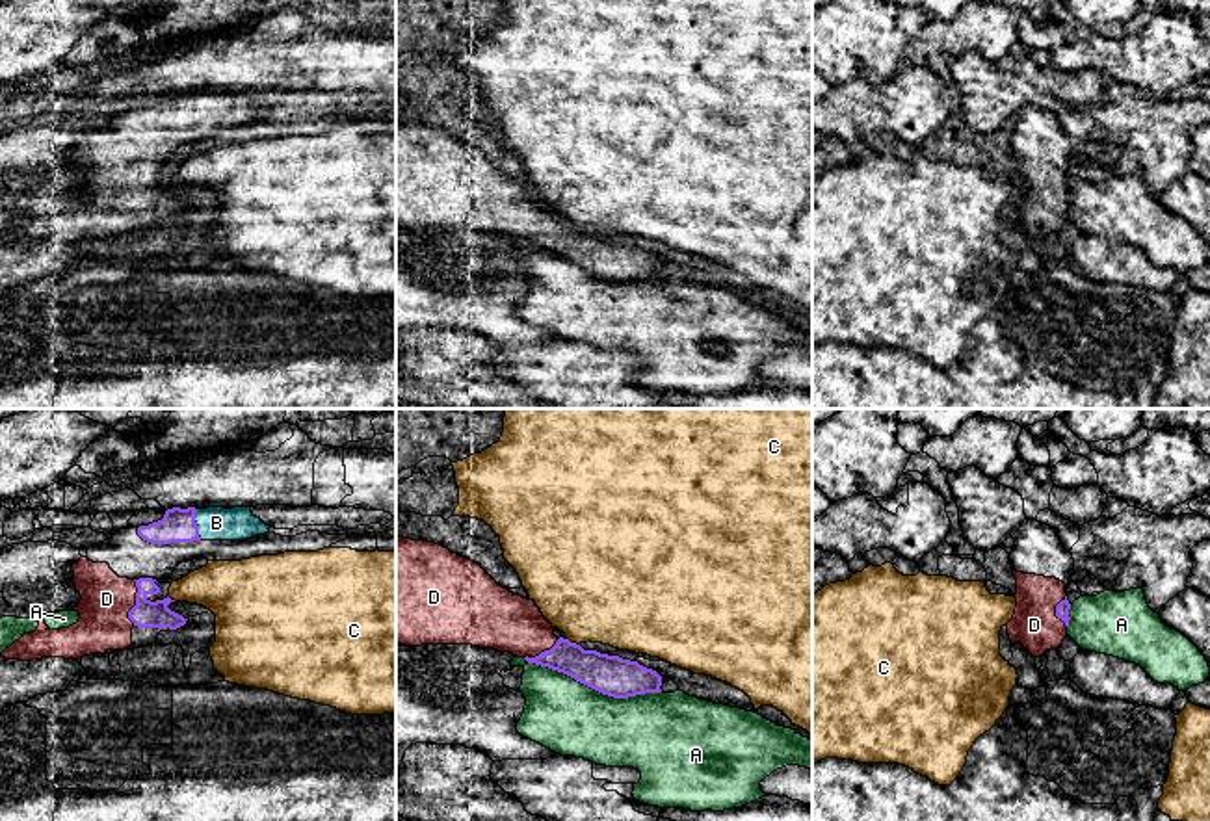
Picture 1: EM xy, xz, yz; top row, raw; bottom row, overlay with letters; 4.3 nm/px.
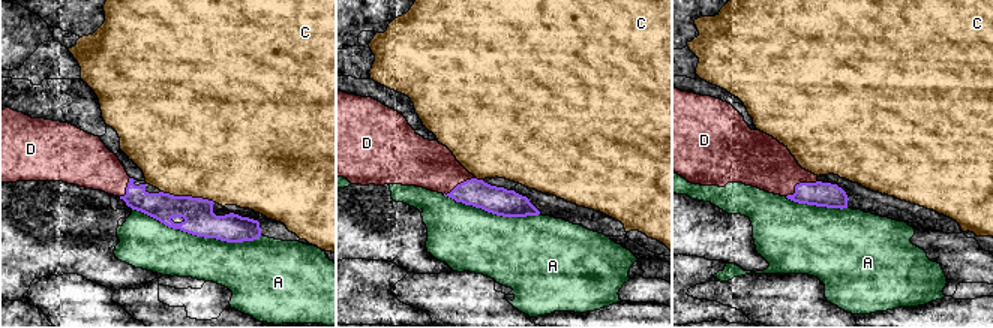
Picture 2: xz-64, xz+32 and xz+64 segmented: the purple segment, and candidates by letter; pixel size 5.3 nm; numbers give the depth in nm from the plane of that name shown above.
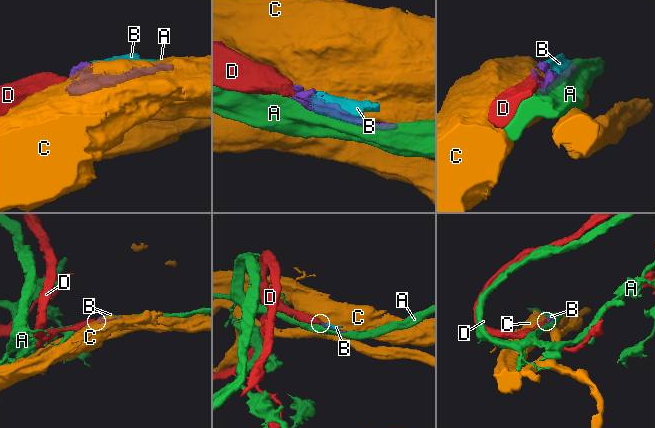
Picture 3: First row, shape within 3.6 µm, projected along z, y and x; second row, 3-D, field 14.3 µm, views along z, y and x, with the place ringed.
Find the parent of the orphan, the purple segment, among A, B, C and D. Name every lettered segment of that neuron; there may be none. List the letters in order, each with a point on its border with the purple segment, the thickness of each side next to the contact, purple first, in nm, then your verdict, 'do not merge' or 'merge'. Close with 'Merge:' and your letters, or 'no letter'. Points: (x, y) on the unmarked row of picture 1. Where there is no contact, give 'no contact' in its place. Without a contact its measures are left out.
A: xz (591, 272) | 180/320 nm | do not merge
B: xy (196, 108) | 140/140 nm | merge
C: xz (573, 227) | 180/440 nm | do not merge
D: xy (136, 186) | 120/220 nm | merge
Merge: B, D

